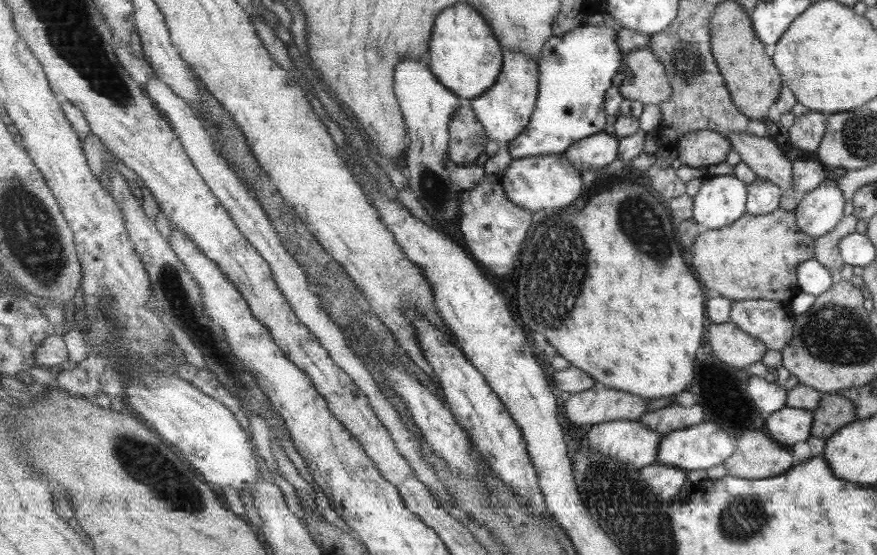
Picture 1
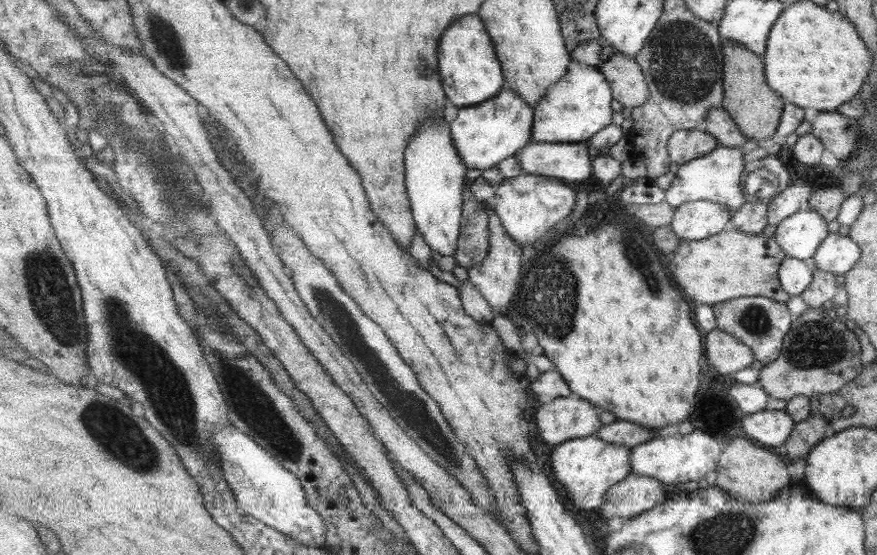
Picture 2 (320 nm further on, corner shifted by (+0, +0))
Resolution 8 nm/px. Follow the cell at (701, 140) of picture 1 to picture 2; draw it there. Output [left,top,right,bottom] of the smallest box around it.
[668,128,718,166]

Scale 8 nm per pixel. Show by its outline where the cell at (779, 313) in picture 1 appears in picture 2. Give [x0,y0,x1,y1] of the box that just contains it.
[715,296,793,366]

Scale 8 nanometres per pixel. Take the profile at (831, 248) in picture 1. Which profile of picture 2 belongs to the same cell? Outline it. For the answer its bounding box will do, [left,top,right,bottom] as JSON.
[800,265,838,310]

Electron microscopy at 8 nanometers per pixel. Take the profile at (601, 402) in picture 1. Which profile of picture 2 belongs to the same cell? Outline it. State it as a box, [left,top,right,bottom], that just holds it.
[535,393,603,448]

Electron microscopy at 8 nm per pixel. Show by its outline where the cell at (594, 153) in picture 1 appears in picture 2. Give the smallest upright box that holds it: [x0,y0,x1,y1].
[515,141,594,184]

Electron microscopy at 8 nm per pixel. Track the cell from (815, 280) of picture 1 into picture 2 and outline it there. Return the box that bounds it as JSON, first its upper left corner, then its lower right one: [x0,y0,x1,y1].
[777,257,813,296]

